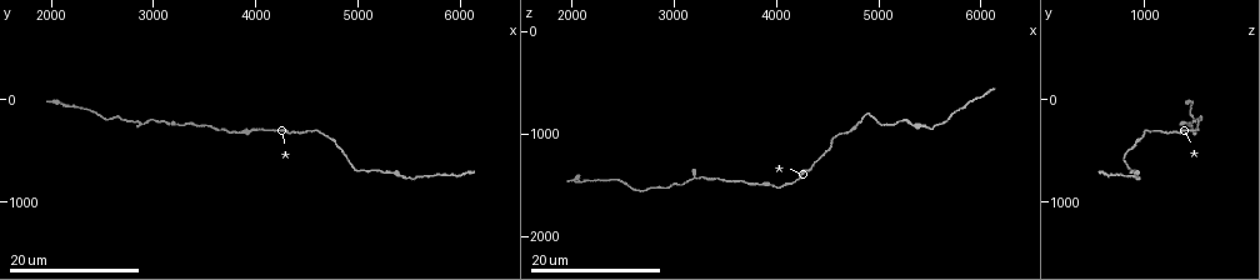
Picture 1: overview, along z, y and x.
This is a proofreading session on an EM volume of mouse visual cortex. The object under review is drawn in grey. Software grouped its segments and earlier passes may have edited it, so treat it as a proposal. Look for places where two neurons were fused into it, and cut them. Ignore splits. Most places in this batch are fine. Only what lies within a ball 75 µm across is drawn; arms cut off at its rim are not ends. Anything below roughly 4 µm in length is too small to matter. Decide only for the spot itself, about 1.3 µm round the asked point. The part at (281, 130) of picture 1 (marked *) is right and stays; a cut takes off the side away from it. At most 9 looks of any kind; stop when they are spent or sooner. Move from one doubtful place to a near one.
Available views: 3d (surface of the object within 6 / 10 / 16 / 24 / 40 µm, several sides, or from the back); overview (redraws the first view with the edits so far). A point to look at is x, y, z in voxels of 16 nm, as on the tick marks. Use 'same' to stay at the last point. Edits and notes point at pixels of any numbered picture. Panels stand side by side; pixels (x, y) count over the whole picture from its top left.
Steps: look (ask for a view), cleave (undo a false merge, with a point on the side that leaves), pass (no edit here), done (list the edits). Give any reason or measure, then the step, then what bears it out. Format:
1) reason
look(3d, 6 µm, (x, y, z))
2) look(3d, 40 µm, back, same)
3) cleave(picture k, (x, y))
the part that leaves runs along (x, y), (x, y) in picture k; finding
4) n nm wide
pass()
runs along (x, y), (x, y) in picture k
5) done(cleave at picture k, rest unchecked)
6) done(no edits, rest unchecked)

thick turns thin
look(3d, 24 µm, (4820, 480, 860))

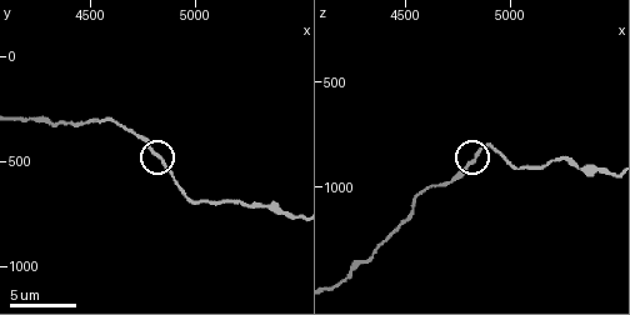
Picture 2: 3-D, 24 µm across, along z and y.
look(3d, 6 µm, (4820, 460, 880))

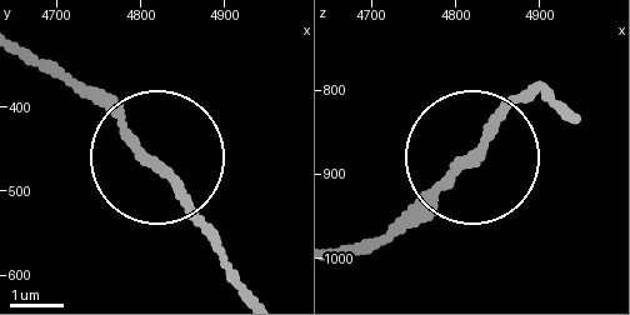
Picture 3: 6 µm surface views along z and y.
pass()
runs along (346, 249), (386, 236), (530, 93) in picture 3; continuous, no second neuron

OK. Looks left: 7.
thick turns thin
look(3d, 10 µm, (5460, 750, 930))

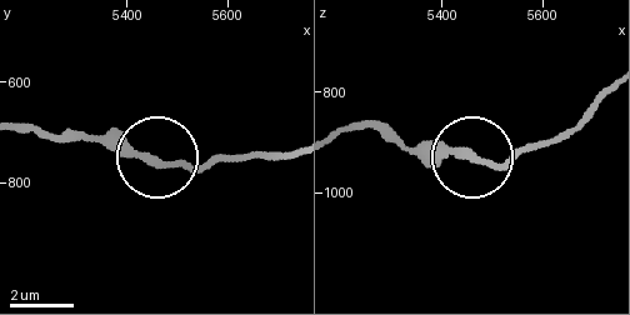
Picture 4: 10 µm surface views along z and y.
pass()
one neuron here

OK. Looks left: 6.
a narrow waist
look(3d, 24 µm, (2600, 180, 1520))

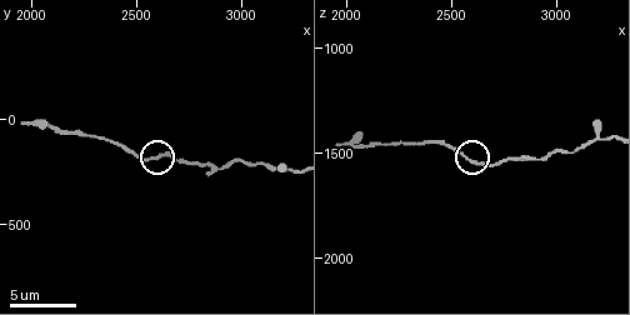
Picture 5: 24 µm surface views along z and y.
zoom in
look(3d, 10 µm, (2590, 180, 1520))

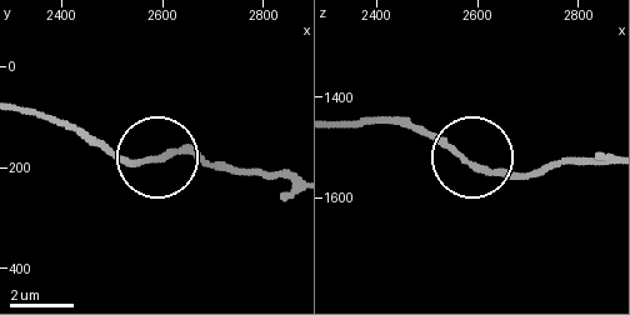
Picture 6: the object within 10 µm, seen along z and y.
pass()
runs along (294, 180), (238, 175), (181, 151), (125, 159), (95, 145) in picture 6; continuous, no second neuron

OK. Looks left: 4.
side arm on a straight run
look(3d, 10 µm, (2910, 220, 1520))

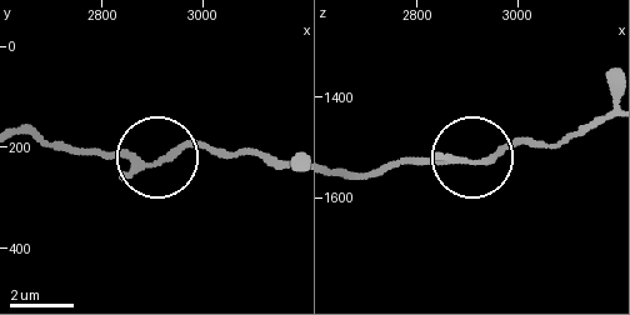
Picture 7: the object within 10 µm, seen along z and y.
160 nm wide
pass()
runs along (609, 115), (545, 148), (513, 143), (464, 164), (386, 164) in picture 7; continuous, no second neuron

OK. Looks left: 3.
done(no edits, rest unchecked)

